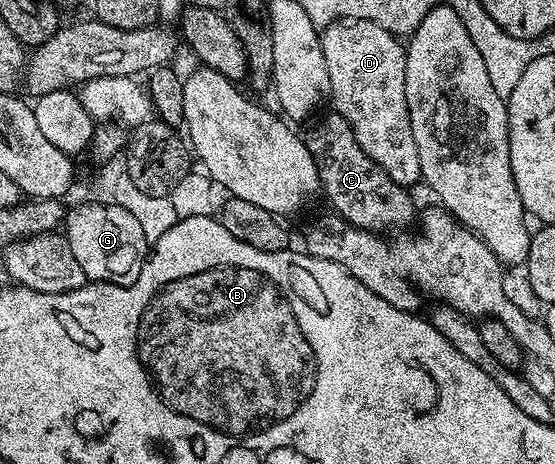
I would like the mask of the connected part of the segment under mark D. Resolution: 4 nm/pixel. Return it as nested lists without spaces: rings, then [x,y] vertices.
[[[371,19],[330,23],[322,28],[321,38],[325,53],[325,69],[329,69],[330,102],[334,110],[352,126],[357,143],[397,183],[411,189],[422,180],[421,157],[417,157],[417,145],[413,142],[413,129],[409,125],[409,109],[405,101],[405,61],[407,52],[404,44],[390,31],[381,29]]]

